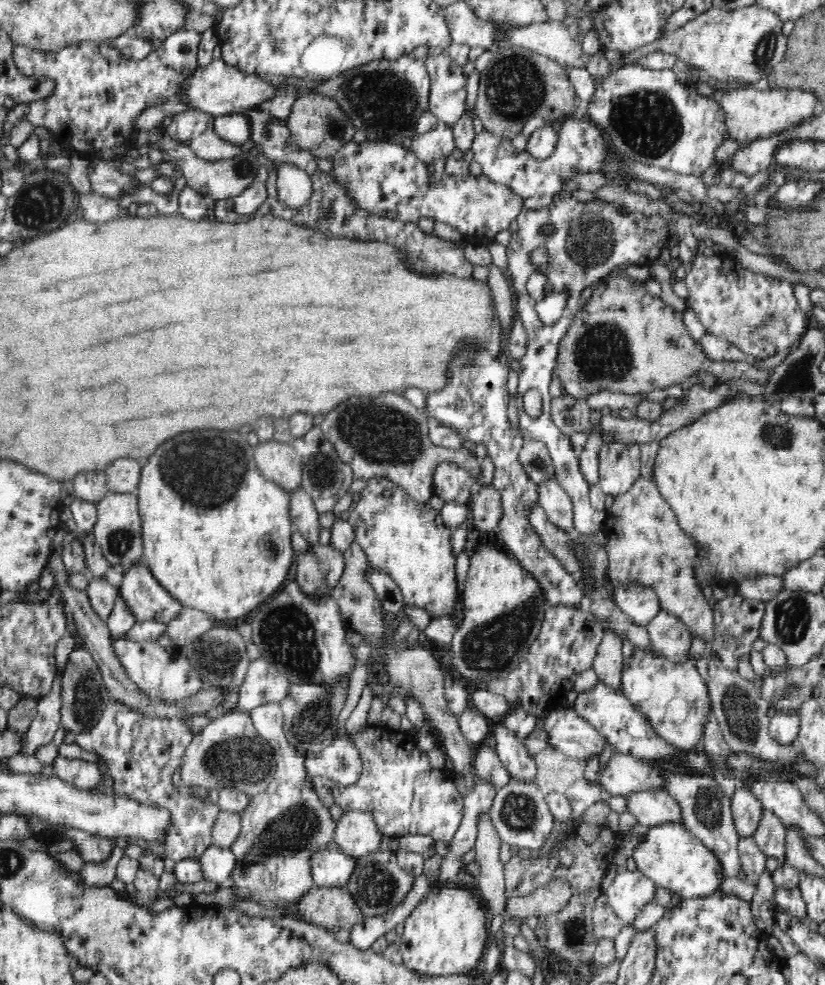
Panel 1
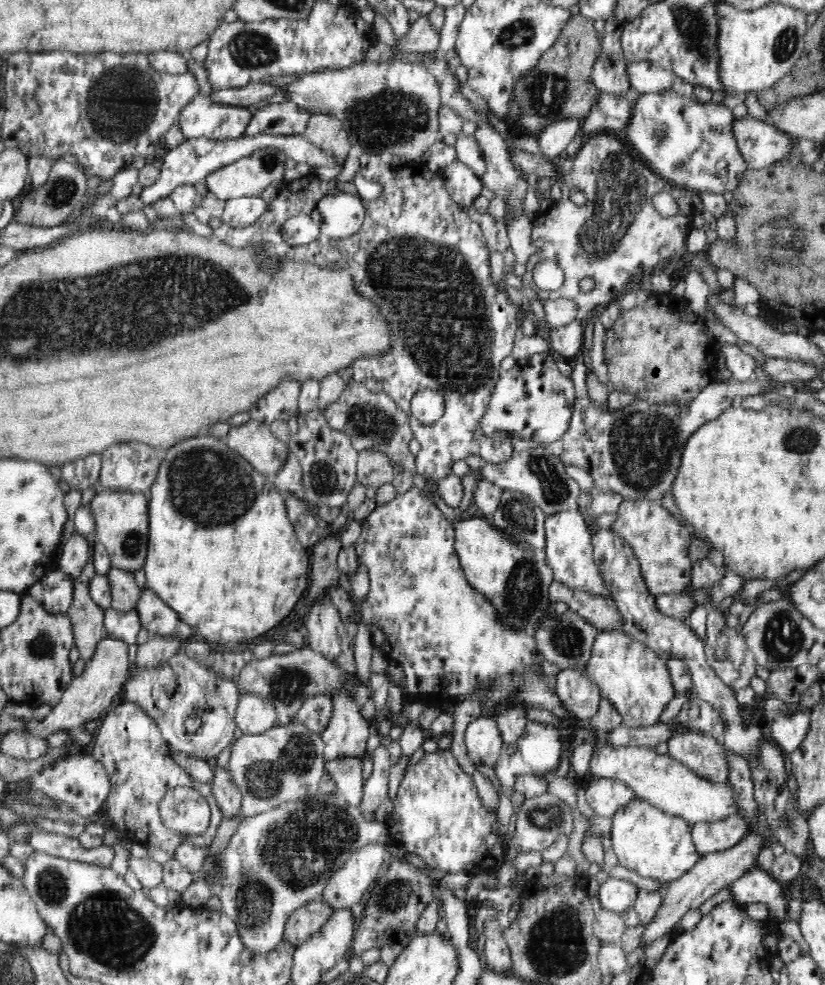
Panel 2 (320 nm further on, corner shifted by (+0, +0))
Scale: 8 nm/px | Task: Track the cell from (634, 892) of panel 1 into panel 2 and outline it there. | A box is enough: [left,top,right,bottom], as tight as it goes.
[598,876,638,913]

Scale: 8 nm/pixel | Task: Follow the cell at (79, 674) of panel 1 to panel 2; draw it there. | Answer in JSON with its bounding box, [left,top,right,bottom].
[66,579,107,666]

